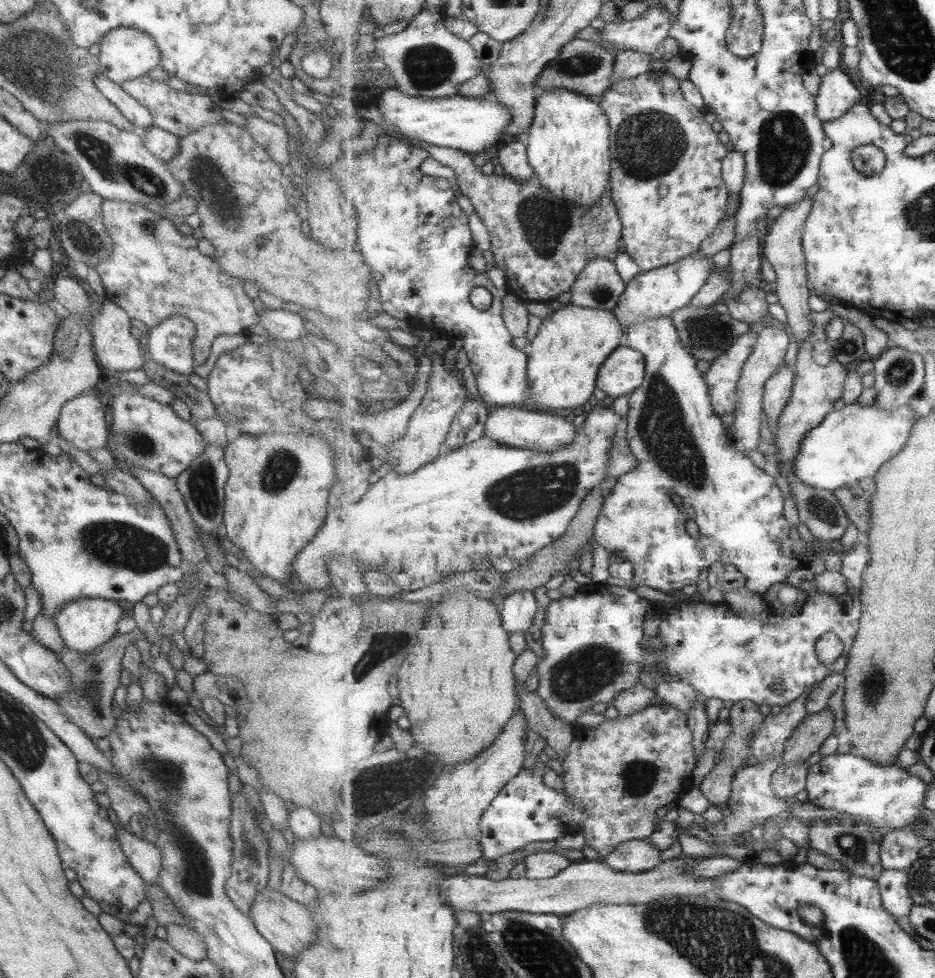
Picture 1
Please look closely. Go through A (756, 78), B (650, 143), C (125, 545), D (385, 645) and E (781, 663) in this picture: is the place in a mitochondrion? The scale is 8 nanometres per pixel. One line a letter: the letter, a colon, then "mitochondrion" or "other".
A: other
B: mitochondrion
C: mitochondrion
D: mitochondrion
E: other

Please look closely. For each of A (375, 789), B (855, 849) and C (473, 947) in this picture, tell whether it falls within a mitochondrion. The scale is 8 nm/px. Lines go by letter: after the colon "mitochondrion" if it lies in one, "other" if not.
A: mitochondrion
B: mitochondrion
C: other

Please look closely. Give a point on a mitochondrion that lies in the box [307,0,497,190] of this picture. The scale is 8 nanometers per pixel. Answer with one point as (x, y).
(428, 66)

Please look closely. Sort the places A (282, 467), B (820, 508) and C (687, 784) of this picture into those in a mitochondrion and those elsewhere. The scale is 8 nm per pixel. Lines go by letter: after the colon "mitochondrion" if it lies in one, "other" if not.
A: mitochondrion
B: mitochondrion
C: other

